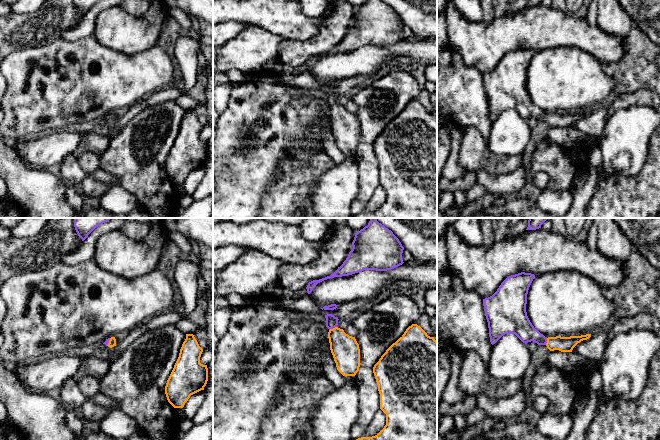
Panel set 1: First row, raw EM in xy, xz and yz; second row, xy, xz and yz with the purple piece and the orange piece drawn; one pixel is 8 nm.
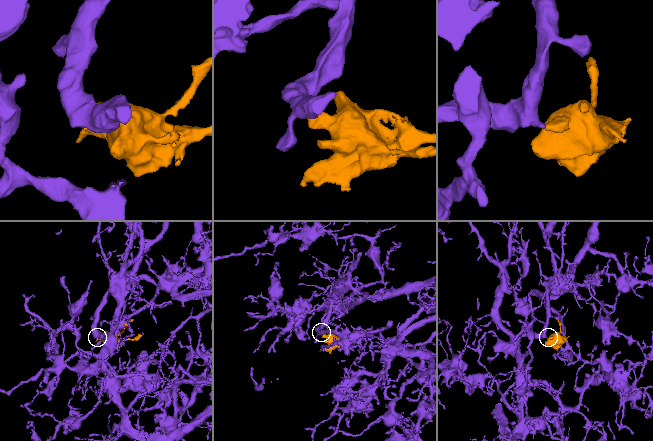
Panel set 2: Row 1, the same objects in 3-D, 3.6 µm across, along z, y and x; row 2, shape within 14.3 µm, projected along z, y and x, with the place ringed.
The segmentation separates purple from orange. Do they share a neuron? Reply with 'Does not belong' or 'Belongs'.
Belongs

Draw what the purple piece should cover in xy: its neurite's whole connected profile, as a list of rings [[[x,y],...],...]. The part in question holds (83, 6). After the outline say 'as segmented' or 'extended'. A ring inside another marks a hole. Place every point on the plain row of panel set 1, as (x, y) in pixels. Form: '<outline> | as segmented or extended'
[[[74,0],[78,12],[84,17],[88,11],[101,0]]] | as segmented

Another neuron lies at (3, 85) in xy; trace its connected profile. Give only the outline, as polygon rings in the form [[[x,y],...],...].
[[[0,70],[0,109],[2,108],[2,99],[7,88],[7,83]]]

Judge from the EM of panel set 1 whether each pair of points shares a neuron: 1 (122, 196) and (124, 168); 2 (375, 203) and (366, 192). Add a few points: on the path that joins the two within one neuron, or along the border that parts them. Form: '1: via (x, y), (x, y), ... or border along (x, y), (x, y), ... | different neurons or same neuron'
1: border along (115, 184), (127, 189), (135, 197), (139, 205) | different neurons
2: border along (379, 184), (365, 201) | different neurons

